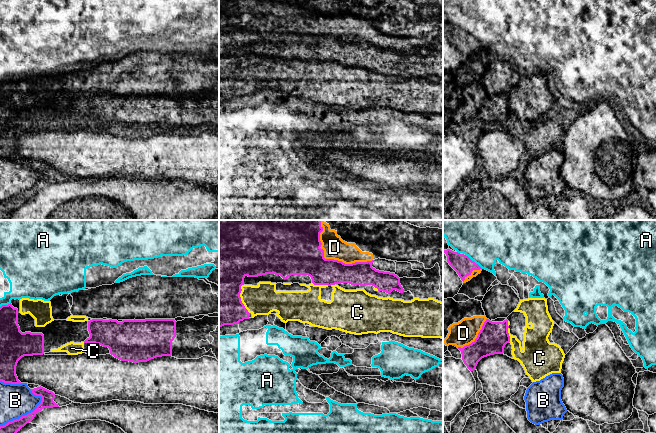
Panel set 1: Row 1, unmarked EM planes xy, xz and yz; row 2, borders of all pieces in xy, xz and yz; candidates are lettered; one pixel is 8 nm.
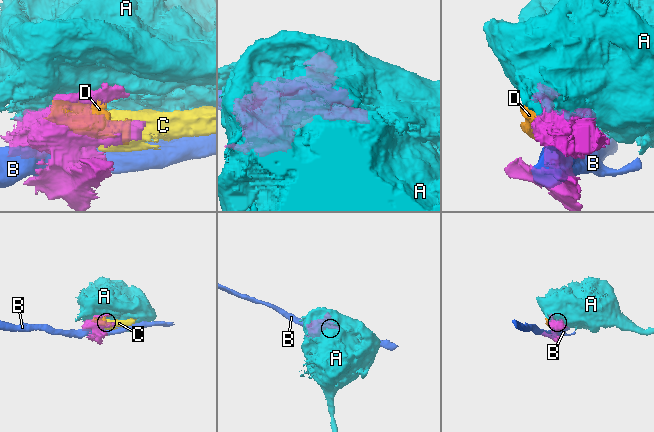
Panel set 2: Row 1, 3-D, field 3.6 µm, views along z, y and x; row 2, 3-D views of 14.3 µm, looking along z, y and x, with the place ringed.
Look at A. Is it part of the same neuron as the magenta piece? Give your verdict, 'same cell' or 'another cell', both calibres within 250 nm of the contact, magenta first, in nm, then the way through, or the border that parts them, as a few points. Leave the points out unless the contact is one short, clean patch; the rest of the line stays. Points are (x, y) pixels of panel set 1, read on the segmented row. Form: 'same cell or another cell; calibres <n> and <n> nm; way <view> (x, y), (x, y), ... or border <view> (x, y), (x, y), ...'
another cell; calibres 160 and 480 nm

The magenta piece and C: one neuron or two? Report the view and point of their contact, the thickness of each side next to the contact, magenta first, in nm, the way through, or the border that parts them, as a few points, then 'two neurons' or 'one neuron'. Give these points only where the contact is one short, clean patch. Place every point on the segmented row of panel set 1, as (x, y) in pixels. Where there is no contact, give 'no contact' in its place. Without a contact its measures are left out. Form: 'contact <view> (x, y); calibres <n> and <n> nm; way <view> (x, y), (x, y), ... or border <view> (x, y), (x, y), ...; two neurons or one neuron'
contact xz (240, 299); calibres 380 and 240 nm; one neuron

